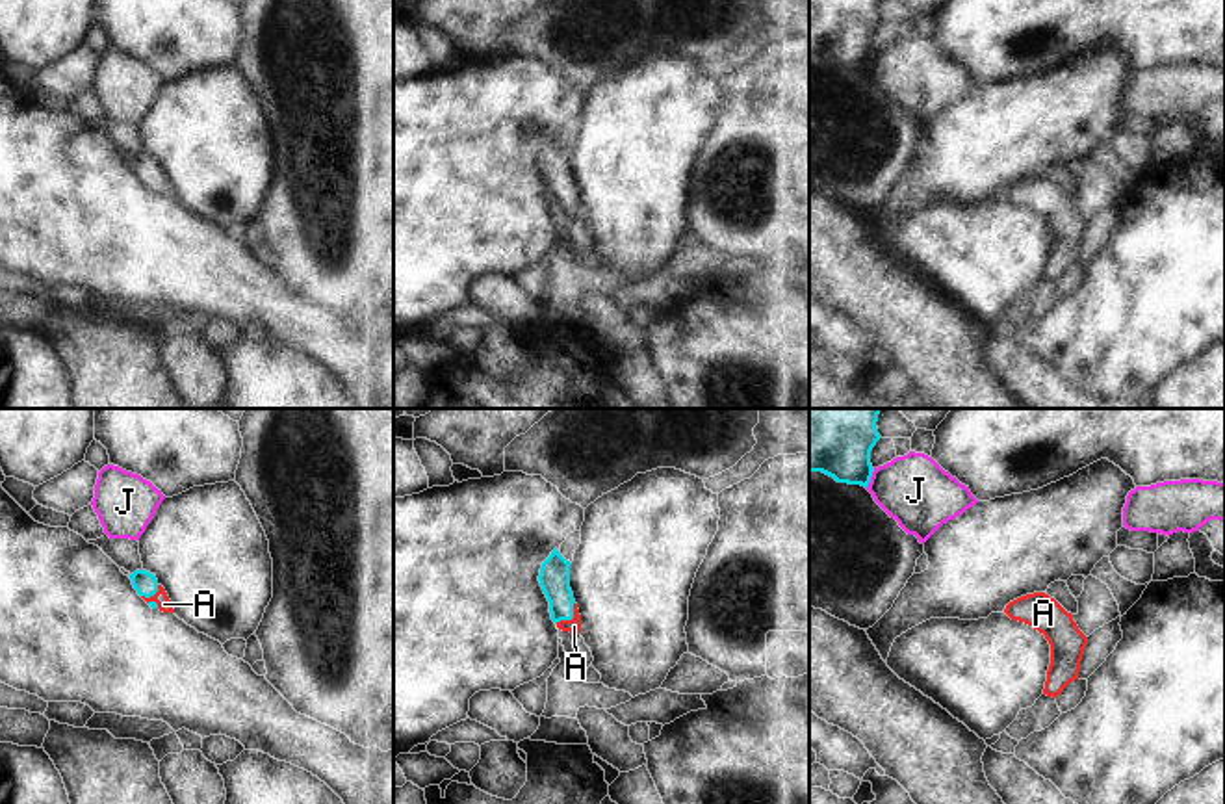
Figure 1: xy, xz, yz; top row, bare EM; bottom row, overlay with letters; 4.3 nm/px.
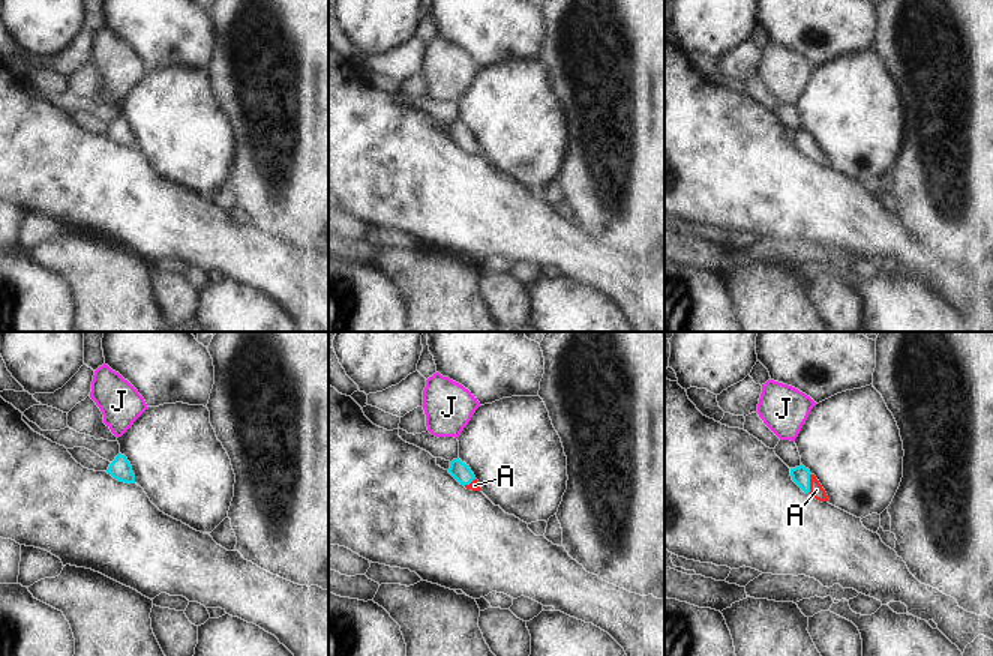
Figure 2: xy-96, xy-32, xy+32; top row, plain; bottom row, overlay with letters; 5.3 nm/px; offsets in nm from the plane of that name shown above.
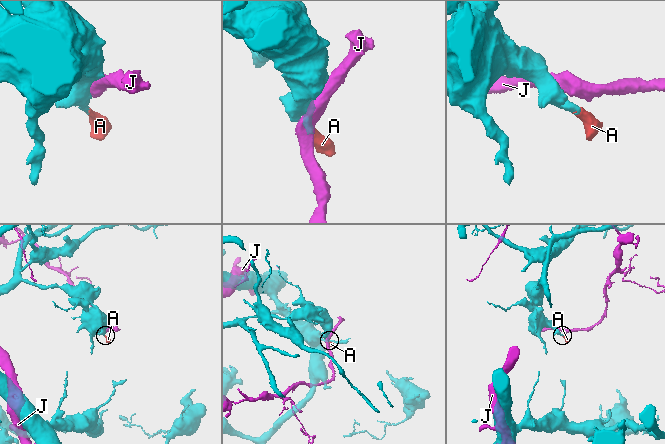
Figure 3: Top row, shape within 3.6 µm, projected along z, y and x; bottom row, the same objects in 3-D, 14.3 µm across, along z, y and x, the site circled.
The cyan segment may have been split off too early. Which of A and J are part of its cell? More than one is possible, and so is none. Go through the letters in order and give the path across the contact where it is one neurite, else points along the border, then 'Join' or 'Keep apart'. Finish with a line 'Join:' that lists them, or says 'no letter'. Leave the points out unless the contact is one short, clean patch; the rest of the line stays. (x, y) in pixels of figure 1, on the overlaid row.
A: Path across: xy (145, 583), (149, 596), (164, 604). Join
J: Keep apart
Join: A.

